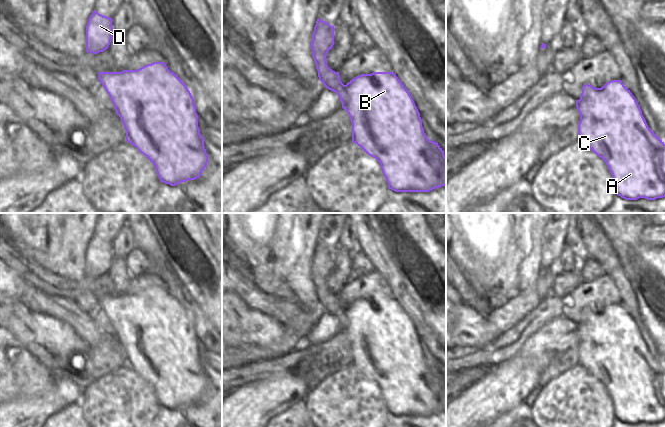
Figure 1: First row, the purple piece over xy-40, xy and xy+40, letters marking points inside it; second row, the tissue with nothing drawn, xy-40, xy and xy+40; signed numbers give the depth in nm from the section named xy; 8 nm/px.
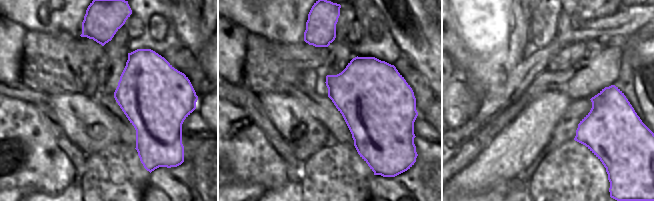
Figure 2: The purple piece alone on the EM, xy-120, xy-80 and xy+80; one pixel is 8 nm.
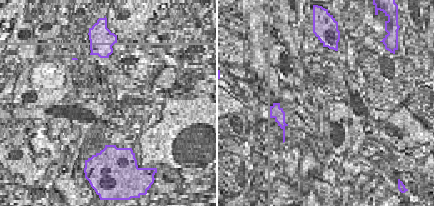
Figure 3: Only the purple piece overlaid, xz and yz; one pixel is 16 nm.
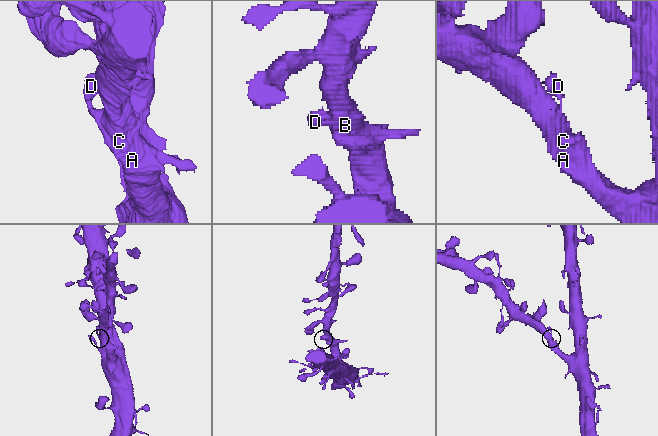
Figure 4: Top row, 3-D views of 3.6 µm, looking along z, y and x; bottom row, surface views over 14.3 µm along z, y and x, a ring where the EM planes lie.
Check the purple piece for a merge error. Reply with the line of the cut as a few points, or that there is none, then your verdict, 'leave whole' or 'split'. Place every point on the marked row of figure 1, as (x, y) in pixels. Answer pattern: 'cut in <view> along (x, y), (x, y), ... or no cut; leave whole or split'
no cut; leave whole

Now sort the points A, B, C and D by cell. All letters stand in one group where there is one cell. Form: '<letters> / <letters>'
A B C D

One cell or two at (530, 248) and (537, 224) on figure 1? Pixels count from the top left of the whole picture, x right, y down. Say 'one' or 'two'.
one

